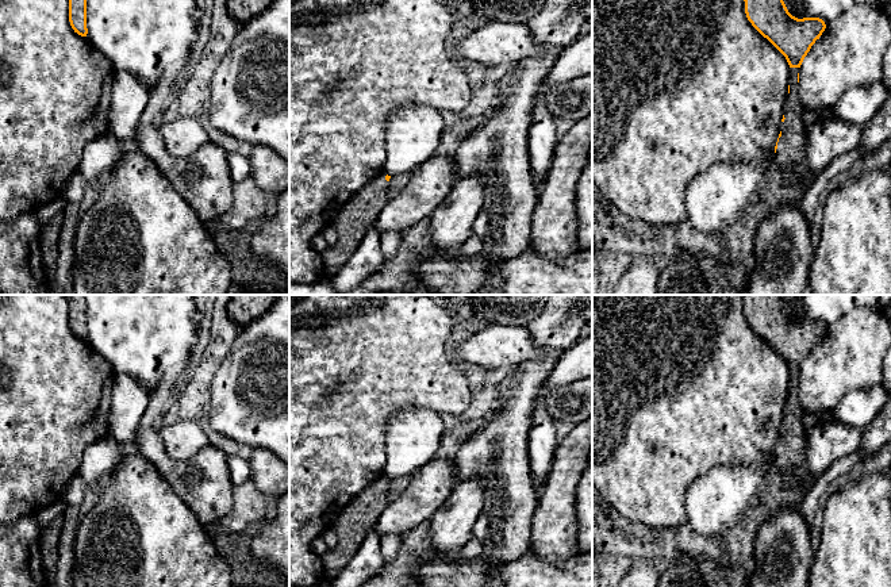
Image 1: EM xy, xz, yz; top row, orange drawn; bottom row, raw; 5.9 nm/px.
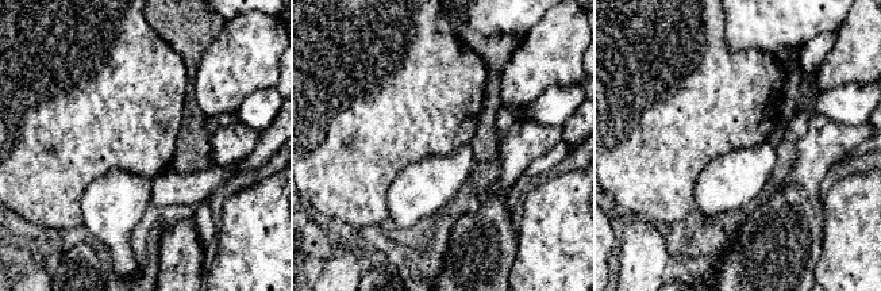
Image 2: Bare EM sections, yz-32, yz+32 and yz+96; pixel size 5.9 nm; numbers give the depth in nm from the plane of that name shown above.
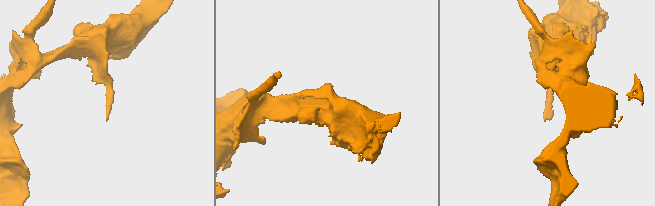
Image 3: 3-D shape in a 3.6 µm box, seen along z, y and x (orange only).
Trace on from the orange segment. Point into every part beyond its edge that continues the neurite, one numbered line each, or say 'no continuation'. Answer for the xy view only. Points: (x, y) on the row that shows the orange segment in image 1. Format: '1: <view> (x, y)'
no continuation

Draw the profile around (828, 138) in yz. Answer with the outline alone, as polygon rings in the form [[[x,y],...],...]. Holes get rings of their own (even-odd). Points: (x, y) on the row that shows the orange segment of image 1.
[[[838,118],[815,120],[809,127],[806,169],[811,174],[822,172],[836,157],[856,149],[863,137],[863,126]]]

